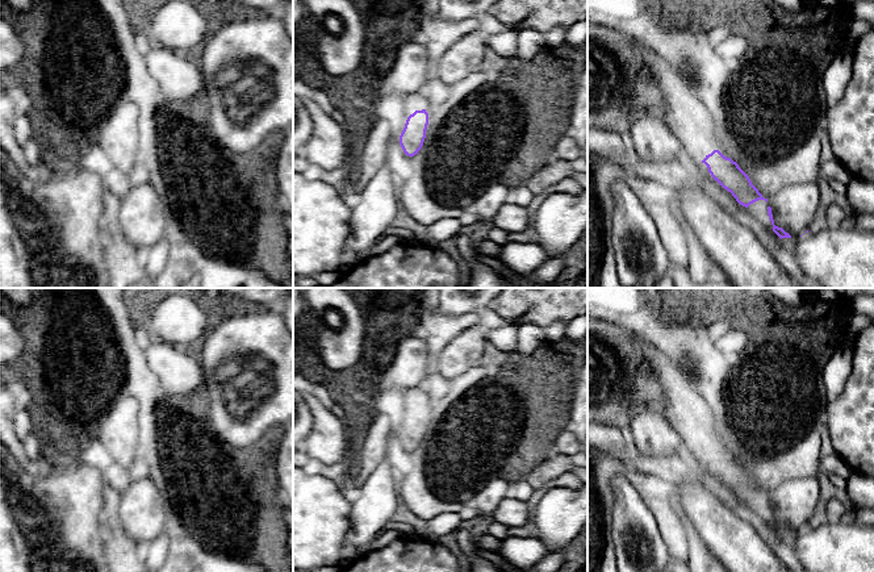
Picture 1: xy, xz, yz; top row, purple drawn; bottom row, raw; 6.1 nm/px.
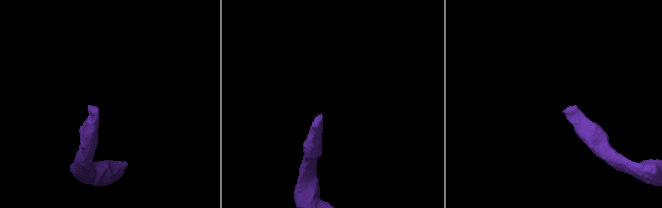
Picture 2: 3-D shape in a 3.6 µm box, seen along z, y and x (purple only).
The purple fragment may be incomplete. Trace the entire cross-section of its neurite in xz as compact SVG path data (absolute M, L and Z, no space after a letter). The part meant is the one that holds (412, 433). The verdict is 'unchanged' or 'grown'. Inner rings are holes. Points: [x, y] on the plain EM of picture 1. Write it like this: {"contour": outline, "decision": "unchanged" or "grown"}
{"contour": "M415 388L406 391L406 398L411 409L407 412L400 430L400 439L407 451L414 451L423 441L428 419L428 408L426 404L419 404L423 400L423 394Z", "decision": "grown"}

